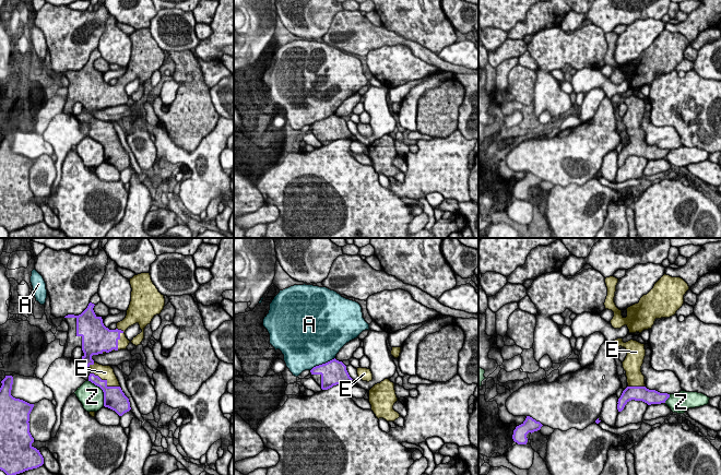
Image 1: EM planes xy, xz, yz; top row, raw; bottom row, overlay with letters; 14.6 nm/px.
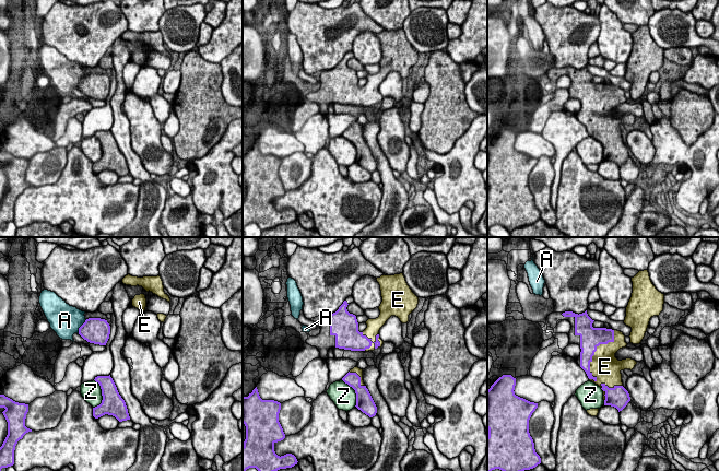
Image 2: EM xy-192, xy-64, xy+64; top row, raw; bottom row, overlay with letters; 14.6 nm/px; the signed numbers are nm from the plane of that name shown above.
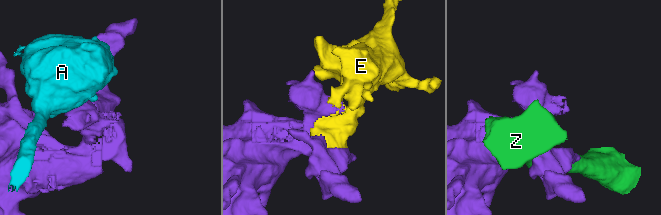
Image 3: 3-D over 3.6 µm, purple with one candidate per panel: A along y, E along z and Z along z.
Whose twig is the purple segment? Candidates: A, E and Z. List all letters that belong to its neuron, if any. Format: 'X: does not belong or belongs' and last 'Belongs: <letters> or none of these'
A: does not belong
E: belongs
Z: does not belong
Belongs: E

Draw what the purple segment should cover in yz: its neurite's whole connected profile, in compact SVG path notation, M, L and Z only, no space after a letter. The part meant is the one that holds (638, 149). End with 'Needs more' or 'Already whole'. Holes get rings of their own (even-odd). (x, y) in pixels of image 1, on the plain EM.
M617 94L611 99L612 103L617 104L622 102L627 106L627 111L622 119L626 127L628 142L618 154L618 167L622 167L625 161L631 155L642 156L648 161L665 158L670 150L646 143L645 131L641 128L641 121L646 111L645 99L634 95L624 98L623 94Z. Needs more

